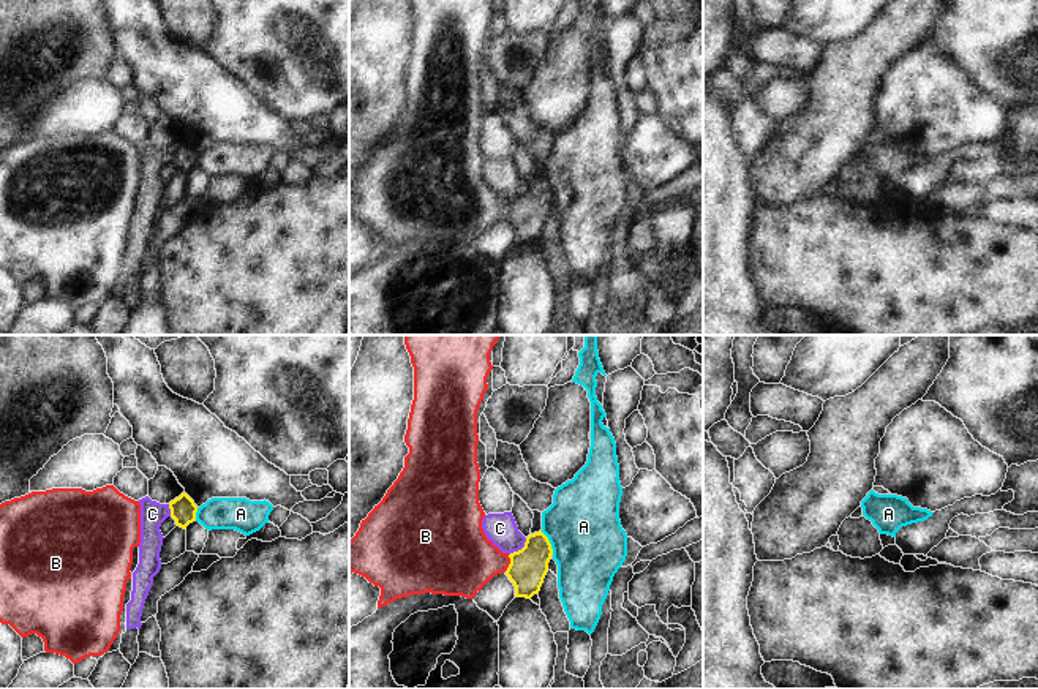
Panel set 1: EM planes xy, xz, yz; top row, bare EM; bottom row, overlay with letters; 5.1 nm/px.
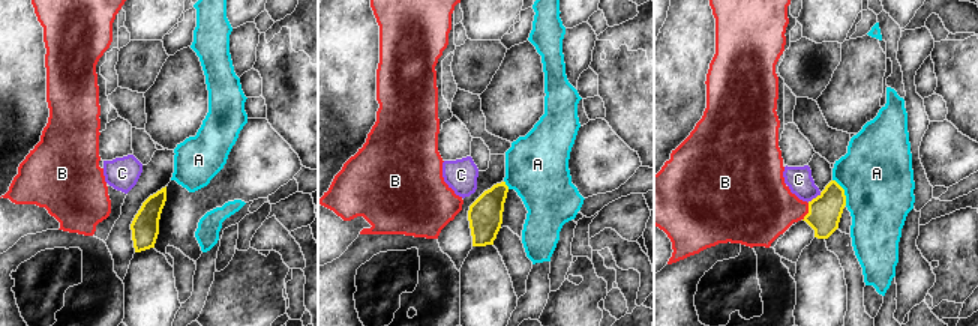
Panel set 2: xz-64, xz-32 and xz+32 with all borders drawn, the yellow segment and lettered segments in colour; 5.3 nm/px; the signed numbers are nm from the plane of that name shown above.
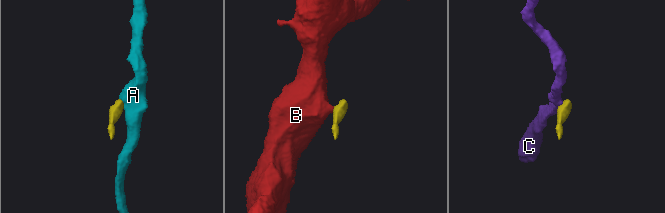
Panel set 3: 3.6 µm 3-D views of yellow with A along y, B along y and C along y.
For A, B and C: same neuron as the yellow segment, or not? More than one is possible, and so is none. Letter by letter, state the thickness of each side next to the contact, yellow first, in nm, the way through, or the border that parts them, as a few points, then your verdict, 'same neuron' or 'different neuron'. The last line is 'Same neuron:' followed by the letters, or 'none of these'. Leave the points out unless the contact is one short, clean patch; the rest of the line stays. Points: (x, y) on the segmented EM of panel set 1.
A: 190/380 nm | along xz (541, 531), (553, 553) | different neuron
B: 190/340 nm | across xz (528, 566), (511, 563), (462, 560) | same neuron
C: 190/160 nm | along xz (526, 538), (525, 544), (509, 555) | different neuron
Same neuron: B

